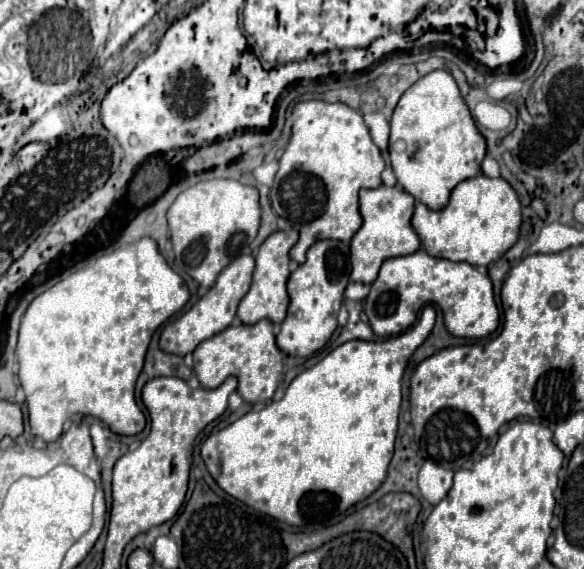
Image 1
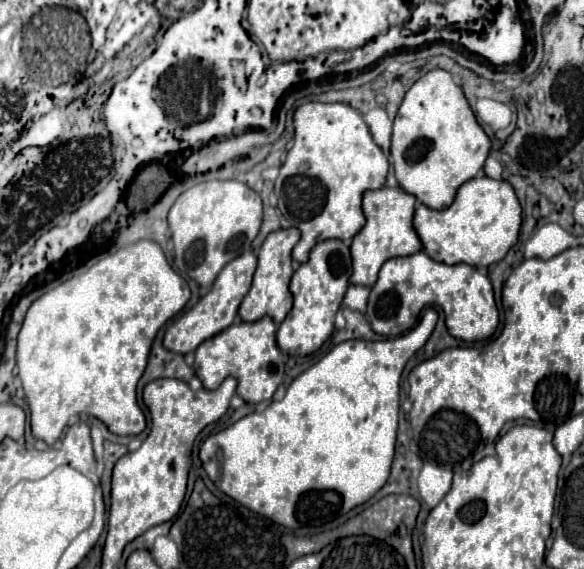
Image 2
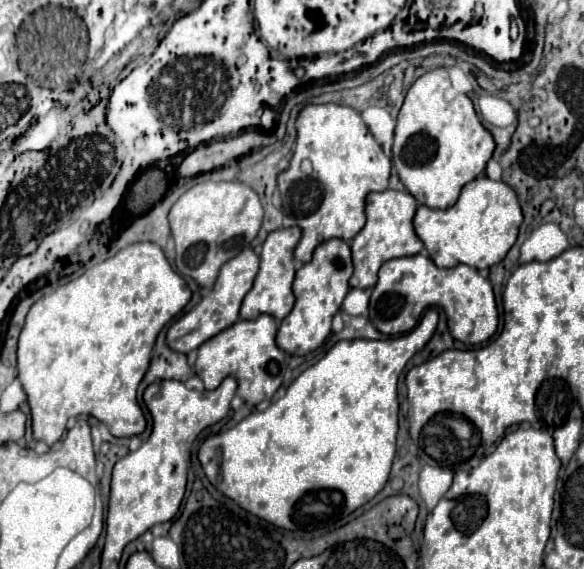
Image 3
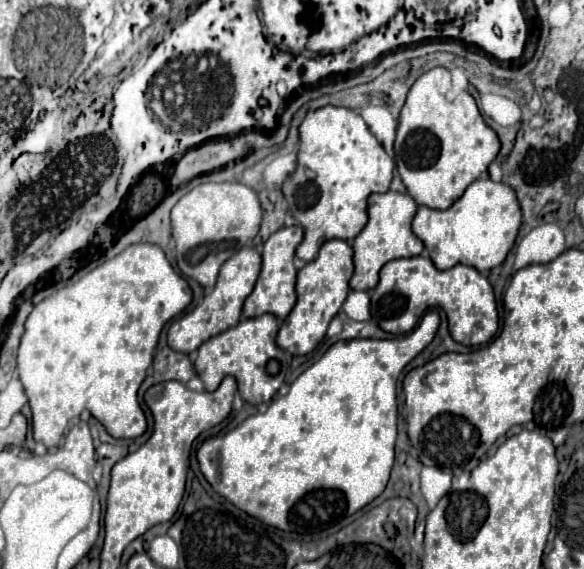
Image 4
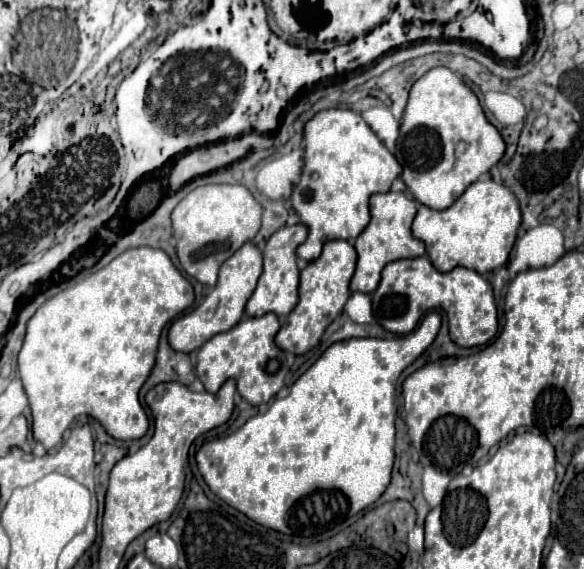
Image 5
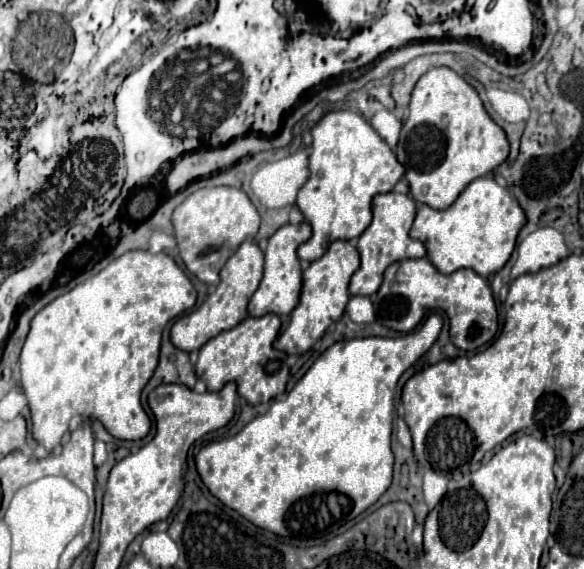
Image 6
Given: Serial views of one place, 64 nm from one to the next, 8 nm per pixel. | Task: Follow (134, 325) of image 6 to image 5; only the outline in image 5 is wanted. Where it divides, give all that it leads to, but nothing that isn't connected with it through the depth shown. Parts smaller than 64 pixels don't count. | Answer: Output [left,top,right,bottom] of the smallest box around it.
[18,246,192,450]

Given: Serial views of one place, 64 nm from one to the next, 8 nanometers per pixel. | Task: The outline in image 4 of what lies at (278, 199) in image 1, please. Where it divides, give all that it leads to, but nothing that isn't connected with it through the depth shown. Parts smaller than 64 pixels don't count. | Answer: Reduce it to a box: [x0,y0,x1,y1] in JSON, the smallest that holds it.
[282,106,394,262]

